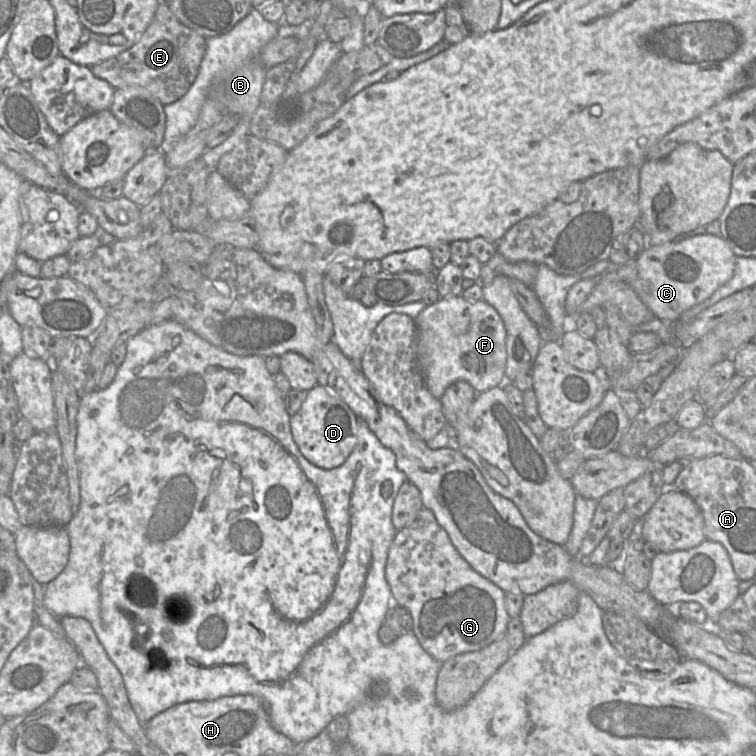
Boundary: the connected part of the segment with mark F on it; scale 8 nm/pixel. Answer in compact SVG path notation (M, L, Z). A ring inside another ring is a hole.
M461 295L443 297L427 305L414 321L417 363L435 398L441 399L447 387L456 381L466 381L480 392L507 381L506 330L498 312L486 301L468 301Z

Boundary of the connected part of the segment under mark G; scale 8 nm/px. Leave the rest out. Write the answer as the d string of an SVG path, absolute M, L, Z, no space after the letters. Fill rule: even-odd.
M423 507L406 527L396 532L388 552L385 576L391 589L391 600L409 610L413 617L413 633L423 649L439 663L458 654L481 650L506 636L510 620L506 593L466 562L428 508Z

